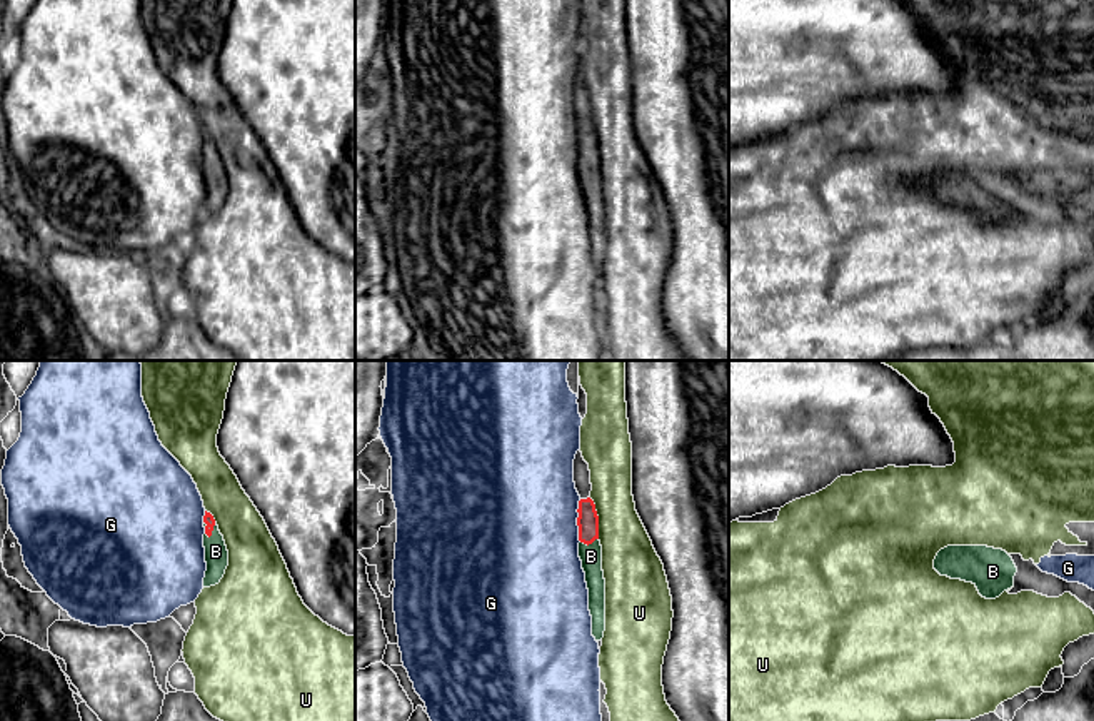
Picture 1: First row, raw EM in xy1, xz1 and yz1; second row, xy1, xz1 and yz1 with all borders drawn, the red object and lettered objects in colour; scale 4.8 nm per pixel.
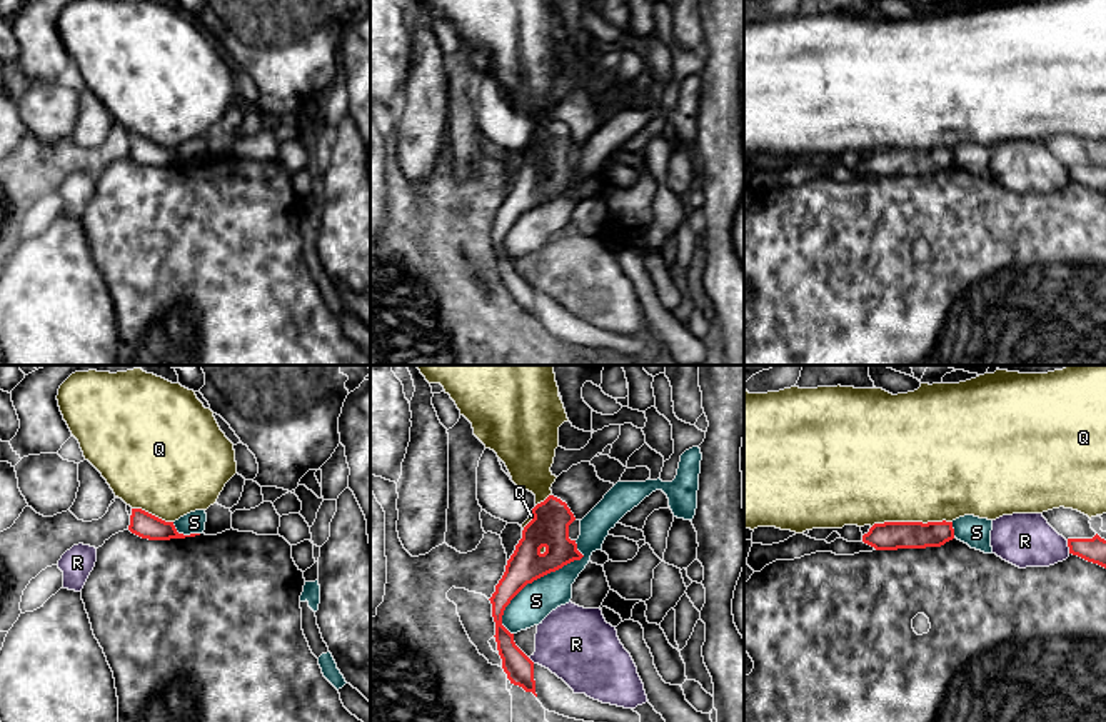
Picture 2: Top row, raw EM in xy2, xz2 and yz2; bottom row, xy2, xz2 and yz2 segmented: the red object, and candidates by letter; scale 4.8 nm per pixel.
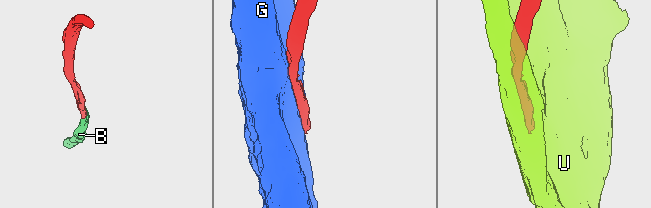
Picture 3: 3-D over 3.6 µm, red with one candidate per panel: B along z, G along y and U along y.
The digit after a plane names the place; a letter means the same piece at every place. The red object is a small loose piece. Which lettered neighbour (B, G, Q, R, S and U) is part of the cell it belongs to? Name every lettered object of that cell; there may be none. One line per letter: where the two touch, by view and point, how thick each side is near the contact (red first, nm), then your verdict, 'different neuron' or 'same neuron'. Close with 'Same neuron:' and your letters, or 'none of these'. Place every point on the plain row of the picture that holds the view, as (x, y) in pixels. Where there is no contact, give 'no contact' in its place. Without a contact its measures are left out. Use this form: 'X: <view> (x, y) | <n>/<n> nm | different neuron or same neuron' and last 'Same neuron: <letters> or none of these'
B: xy1 (212, 156) | 50/110 nm | same neuron
G: xz1 (577, 147) | 110/500 nm | different neuron
Q: yz2 (911, 149) | 140/500 nm | different neuron
R: yz2 (1068, 172) | 110/260 nm | different neuron
S: xz2 (537, 204) | 190/180 nm | different neuron
U: xz1 (597, 144) | 110/260 nm | different neuron
Same neuron: B

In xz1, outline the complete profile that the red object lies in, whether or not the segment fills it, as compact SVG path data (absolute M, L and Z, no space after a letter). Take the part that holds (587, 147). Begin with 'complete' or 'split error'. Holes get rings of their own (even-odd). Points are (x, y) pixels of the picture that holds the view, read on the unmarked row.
split error | M590 124L579 127L579 184L589 215L589 237L592 242L592 262L595 267L605 257L605 205L602 197L602 172L599 167L599 142Z

